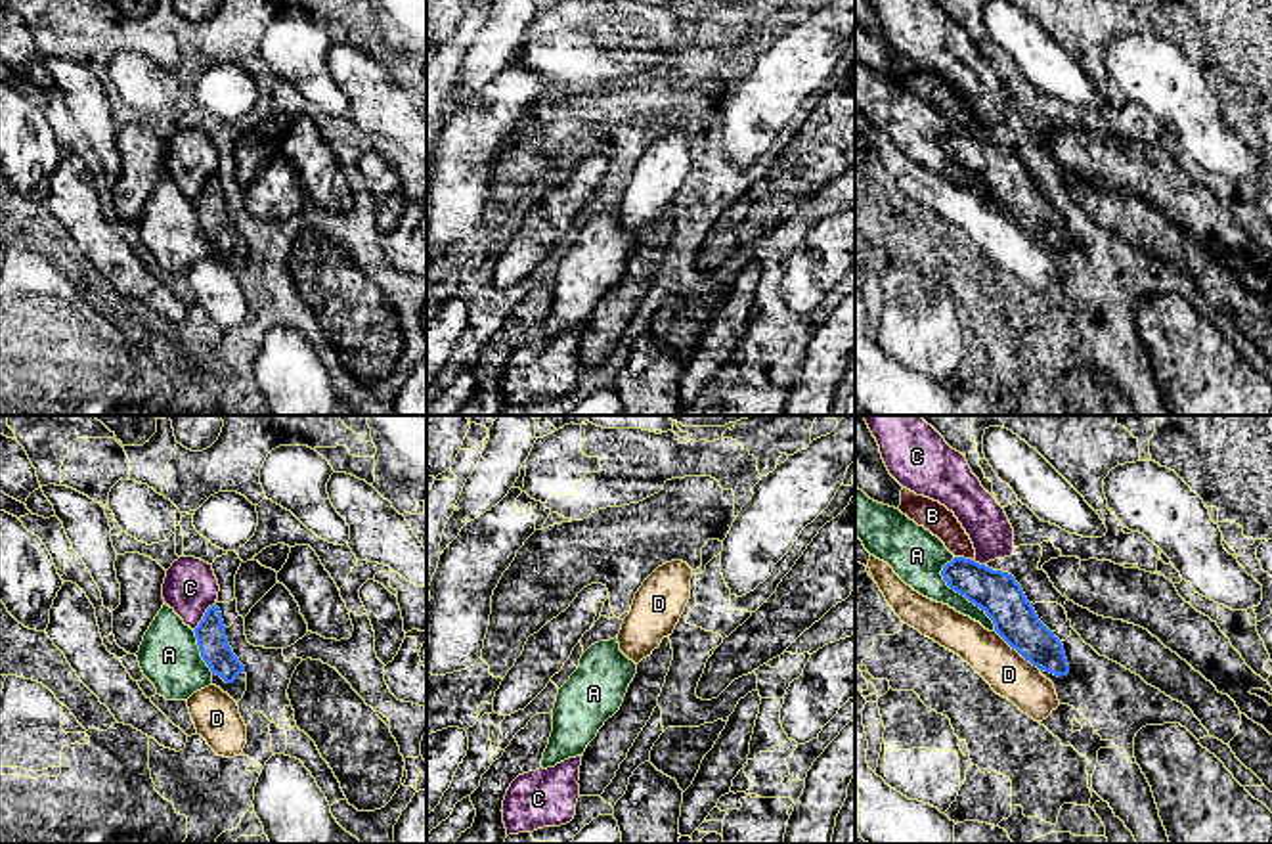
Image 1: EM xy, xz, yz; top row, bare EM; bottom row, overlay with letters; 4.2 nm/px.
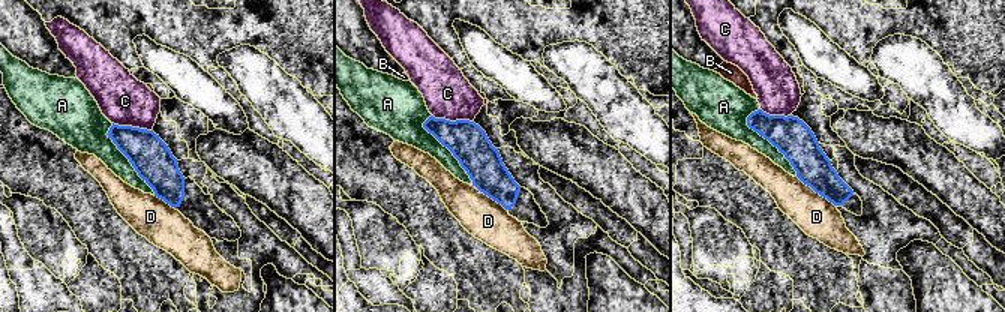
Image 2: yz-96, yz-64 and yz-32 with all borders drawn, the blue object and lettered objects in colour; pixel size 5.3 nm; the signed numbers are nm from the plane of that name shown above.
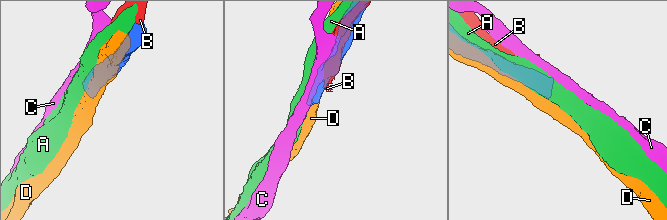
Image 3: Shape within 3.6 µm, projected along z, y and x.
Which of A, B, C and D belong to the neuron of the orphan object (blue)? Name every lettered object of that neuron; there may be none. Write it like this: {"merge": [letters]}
{"merge": []}

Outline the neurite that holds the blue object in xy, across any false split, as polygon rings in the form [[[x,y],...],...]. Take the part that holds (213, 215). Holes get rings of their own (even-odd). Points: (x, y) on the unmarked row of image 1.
[[[208,178],[193,203],[201,228],[212,243],[212,256],[239,274],[247,262],[247,245],[228,214],[220,180]]]

